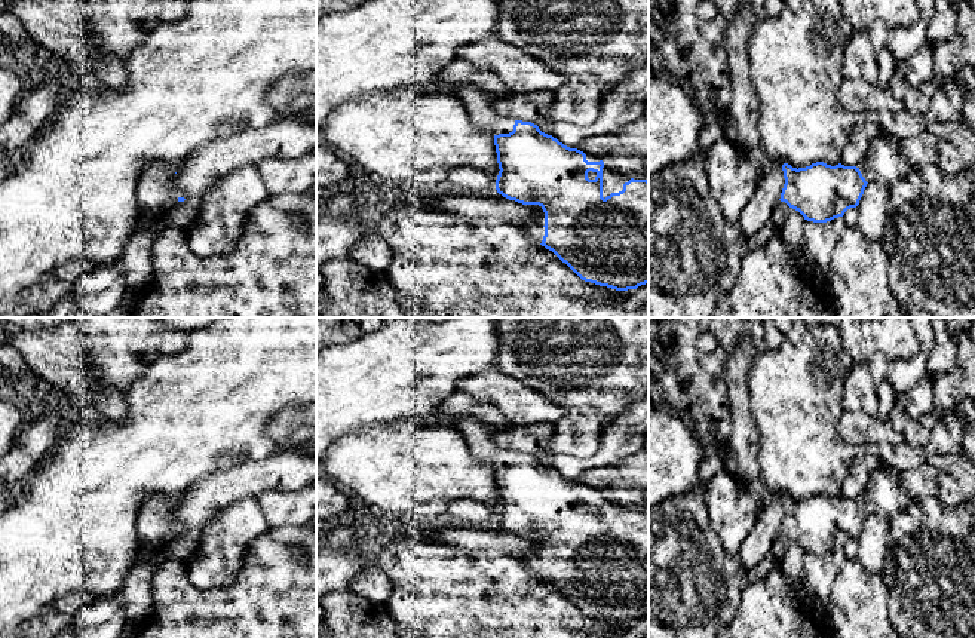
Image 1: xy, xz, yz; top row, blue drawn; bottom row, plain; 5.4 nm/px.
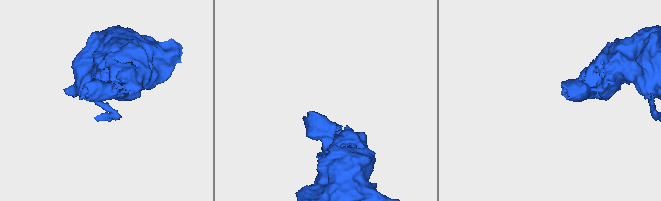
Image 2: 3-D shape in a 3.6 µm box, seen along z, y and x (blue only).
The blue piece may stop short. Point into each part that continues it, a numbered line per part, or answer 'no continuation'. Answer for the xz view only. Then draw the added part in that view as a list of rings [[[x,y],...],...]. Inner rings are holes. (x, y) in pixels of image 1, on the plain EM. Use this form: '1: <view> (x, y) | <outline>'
1: xz (480, 436) | [[[459,417],[448,420],[448,423],[463,435],[476,460],[488,463],[493,467],[509,466],[513,463],[515,453],[502,450],[494,442],[496,429],[493,426],[472,417]]]
2: xz (613, 514) | [[[607,499],[603,500],[603,530],[605,531],[611,525],[619,525],[623,522],[623,516],[628,515],[631,510],[608,501]]]
3: xz (532, 560) | [[[533,537],[536,540],[536,546],[527,550],[522,556],[519,556],[519,562],[534,576],[540,577],[545,568],[545,545],[542,539]]]

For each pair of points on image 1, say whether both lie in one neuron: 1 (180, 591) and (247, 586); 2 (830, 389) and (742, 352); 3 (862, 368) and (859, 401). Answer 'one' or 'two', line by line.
1: one
2: two
3: one

